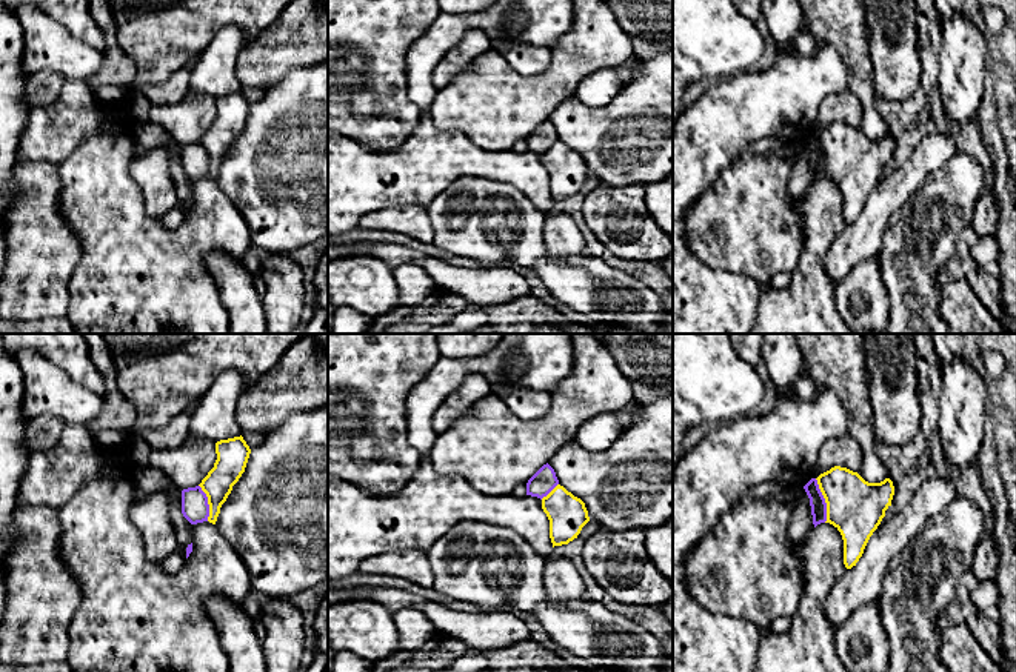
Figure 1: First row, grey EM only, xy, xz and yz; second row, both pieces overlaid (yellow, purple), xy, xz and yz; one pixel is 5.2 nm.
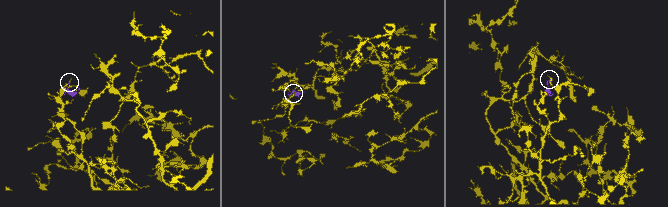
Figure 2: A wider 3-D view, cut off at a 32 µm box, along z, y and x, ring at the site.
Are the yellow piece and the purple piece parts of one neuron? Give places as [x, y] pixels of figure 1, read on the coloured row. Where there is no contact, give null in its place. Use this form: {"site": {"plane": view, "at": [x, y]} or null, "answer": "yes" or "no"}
{"site": {"plane": "yz", "at": [825, 500]}, "answer": "no"}

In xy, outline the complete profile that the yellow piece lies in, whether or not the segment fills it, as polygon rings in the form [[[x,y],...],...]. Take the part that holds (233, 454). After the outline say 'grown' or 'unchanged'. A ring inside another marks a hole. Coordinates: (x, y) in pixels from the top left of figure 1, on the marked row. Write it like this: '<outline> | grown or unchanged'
[[[243,437],[220,440],[216,443],[217,460],[214,467],[199,484],[208,497],[208,521],[216,524],[222,504],[226,501],[232,486],[245,472],[251,449]]] | unchanged

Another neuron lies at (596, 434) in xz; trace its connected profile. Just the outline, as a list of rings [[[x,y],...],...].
[[[602,412],[577,429],[574,441],[587,451],[600,452],[608,449],[620,434],[617,414]]]

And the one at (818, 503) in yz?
[[[811,478],[805,486],[804,486],[808,498],[810,498],[810,506],[811,506],[811,515],[813,515],[813,524],[814,527],[820,523],[827,521],[827,503],[825,498],[819,489],[817,480]]]

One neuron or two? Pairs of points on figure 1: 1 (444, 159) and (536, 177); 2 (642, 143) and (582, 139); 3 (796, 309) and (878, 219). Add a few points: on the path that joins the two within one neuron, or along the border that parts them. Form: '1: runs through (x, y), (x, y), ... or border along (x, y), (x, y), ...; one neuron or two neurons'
1: runs through (467, 160), (513, 168); one neuron
2: runs through (627, 140), (598, 139); one neuron
3: border along (833, 239), (825, 259), (825, 271), (835, 285); two neurons

